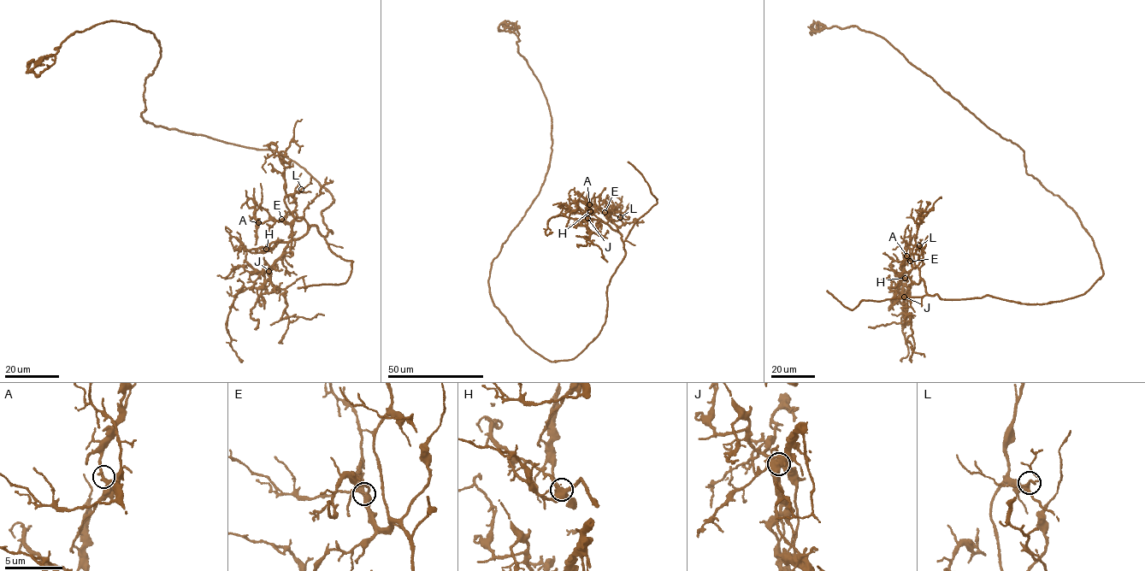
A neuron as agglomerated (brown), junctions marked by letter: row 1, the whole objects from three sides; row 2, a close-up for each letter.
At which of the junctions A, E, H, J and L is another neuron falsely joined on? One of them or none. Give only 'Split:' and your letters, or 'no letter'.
Split: J

